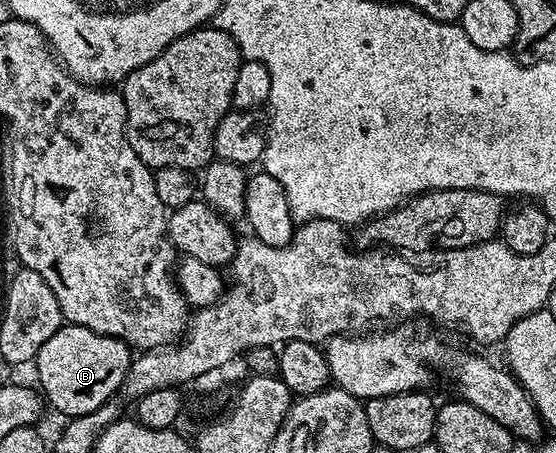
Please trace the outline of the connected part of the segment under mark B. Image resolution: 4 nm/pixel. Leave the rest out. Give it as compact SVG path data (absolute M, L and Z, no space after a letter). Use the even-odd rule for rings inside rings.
M66 322L60 330L56 330L56 334L52 334L52 338L48 338L48 342L44 342L44 346L40 346L36 357L37 387L45 403L63 412L63 417L92 414L92 410L119 395L131 359L132 349L123 340L96 334L84 326Z

